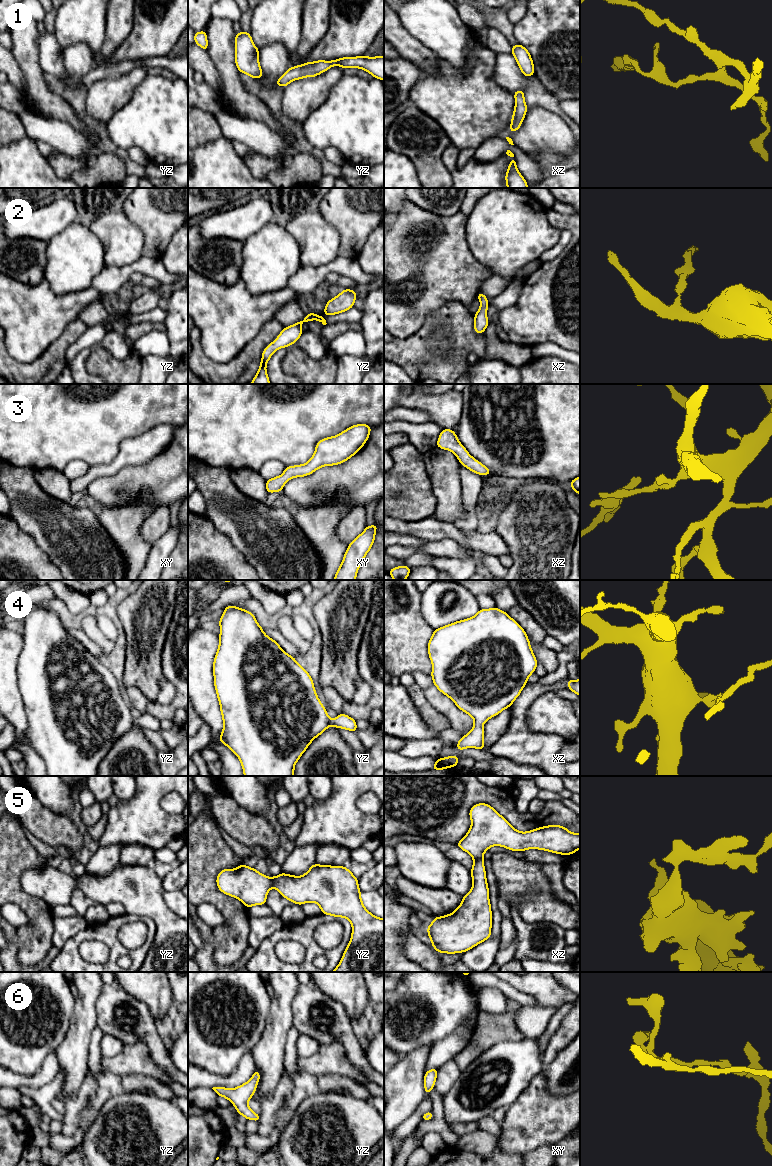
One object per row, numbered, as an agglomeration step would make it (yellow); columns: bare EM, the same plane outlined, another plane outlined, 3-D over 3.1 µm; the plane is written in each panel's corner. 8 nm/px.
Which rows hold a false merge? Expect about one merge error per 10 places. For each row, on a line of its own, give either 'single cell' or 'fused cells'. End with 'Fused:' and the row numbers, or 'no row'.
1: single cell
2: single cell
3: single cell
4: single cell
5: single cell
6: single cell
Fused: no row

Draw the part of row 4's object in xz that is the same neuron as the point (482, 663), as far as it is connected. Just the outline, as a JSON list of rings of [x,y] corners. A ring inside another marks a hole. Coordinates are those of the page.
[[[497,607],[480,609],[471,618],[435,629],[428,642],[428,653],[432,662],[433,684],[460,710],[474,719],[473,729],[457,742],[457,750],[461,751],[465,748],[485,750],[484,723],[513,704],[527,684],[528,677],[536,670],[537,659],[531,649],[526,632],[506,612]]]

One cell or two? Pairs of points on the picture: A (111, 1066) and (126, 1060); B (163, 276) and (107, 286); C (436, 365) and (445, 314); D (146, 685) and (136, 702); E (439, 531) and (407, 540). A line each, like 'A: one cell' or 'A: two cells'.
A: one cell
B: one cell
C: one cell
D: two cells
E: two cells

